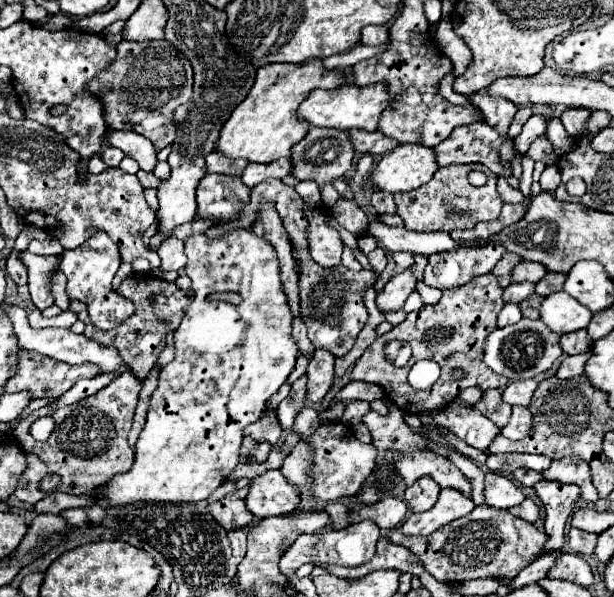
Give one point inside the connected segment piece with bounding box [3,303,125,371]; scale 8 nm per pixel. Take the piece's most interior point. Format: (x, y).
(61, 344)

